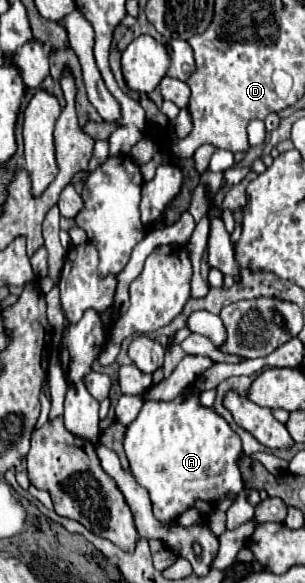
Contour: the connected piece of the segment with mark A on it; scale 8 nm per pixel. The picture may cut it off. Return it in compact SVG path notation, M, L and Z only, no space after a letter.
M192 387L170 403L146 401L136 421L128 425L124 449L132 475L150 493L156 519L172 519L194 507L198 499L208 503L234 499L244 489L238 465L240 437L214 409L200 405Z

